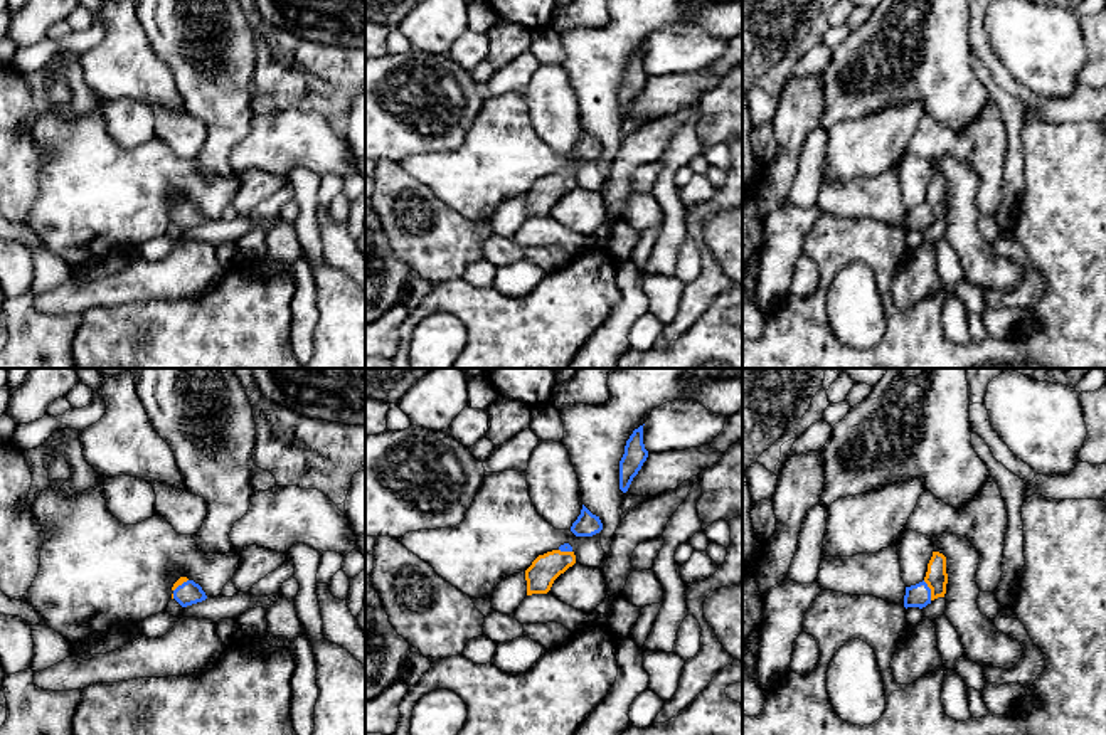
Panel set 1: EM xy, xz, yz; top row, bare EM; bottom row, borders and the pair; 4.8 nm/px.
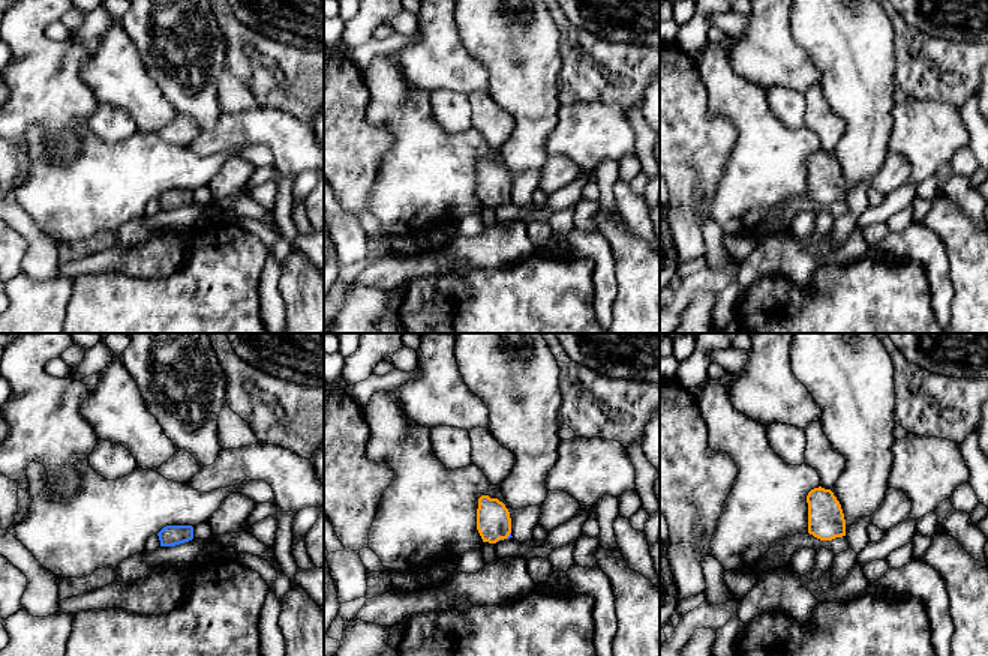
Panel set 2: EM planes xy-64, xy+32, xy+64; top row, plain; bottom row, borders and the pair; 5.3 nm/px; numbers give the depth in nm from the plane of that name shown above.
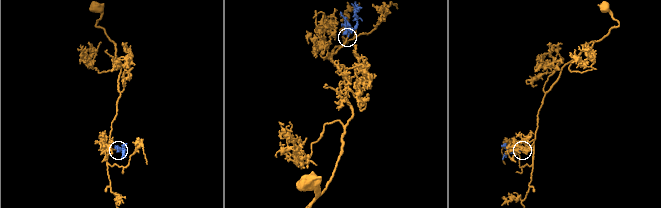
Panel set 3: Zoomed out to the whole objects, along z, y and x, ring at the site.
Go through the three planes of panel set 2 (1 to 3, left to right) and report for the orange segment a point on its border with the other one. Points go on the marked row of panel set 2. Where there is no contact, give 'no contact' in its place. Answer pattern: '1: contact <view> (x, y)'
1: no contact
2: contact xy+32 (510, 535)
3: no contact

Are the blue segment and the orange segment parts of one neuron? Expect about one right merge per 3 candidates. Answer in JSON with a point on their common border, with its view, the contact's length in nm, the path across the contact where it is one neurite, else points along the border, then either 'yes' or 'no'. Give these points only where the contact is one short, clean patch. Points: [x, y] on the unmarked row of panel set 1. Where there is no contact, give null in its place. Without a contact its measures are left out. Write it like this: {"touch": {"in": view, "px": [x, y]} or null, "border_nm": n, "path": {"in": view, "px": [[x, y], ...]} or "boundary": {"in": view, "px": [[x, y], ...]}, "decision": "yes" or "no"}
{"touch": {"in": "yz", "px": [930, 214]}, "border_nm": 100, "path": {"in": "yz", "px": [[916, 219], [930, 214], [936, 200]]}, "decision": "yes"}

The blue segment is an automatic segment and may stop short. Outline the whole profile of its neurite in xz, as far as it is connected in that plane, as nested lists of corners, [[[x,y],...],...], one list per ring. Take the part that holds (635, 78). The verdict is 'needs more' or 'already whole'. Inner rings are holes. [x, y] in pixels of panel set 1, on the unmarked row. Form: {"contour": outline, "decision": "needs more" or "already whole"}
{"contour": [[[640,49],[638,52],[633,54],[630,62],[626,64],[625,77],[619,84],[619,113],[623,116],[628,114],[633,101],[641,93],[646,81],[648,74],[645,72],[643,67],[643,49]]], "decision": "already whole"}

